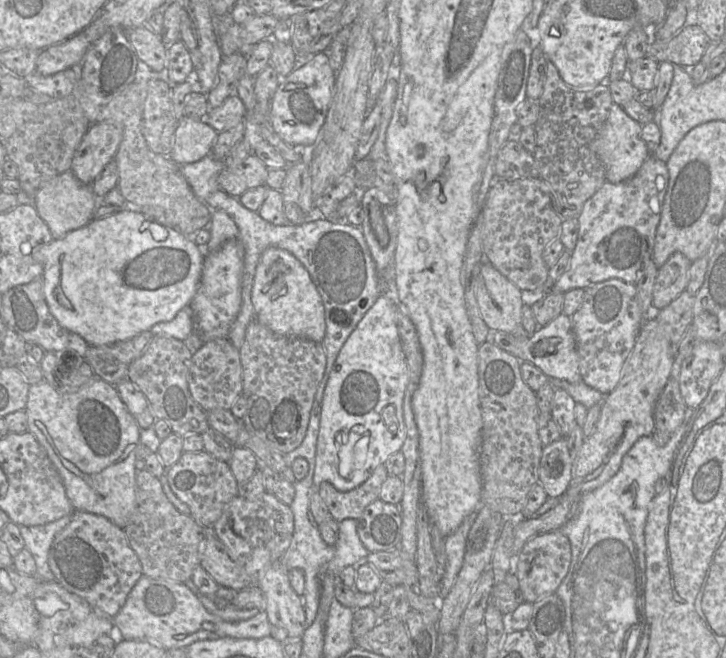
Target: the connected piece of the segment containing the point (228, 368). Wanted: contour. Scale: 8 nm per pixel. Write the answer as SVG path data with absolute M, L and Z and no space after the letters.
M228 338L205 342L193 352L188 370L188 388L193 400L205 411L230 410L242 394L242 366L239 350Z

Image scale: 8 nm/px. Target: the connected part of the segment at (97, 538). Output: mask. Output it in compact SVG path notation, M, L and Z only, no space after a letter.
M74 511L70 523L56 534L49 550L48 563L58 583L111 619L124 606L128 594L143 575L140 560L130 547L124 530L102 515L85 511Z

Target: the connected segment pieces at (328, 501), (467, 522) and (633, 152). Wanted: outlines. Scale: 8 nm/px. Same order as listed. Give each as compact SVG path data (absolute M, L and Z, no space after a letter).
M382 464L374 469L363 484L348 492L340 492L331 483L323 481L319 485L319 495L337 523L345 519L358 520L365 508L379 499L382 484L387 477L388 472Z
M477 512L467 516L458 529L445 538L446 564L440 580L440 598L444 599L453 587L462 568L469 531Z
M611 105L605 124L590 144L604 166L606 181L615 184L631 178L650 156L641 137L641 128L642 125L629 117L621 106Z

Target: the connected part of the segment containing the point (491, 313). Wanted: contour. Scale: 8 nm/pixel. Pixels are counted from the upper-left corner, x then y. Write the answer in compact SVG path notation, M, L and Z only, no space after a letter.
M486 260L478 272L475 296L489 329L510 334L522 325L521 290Z

